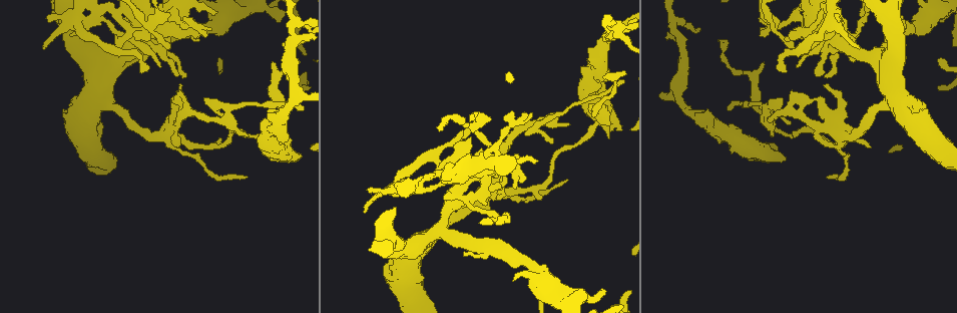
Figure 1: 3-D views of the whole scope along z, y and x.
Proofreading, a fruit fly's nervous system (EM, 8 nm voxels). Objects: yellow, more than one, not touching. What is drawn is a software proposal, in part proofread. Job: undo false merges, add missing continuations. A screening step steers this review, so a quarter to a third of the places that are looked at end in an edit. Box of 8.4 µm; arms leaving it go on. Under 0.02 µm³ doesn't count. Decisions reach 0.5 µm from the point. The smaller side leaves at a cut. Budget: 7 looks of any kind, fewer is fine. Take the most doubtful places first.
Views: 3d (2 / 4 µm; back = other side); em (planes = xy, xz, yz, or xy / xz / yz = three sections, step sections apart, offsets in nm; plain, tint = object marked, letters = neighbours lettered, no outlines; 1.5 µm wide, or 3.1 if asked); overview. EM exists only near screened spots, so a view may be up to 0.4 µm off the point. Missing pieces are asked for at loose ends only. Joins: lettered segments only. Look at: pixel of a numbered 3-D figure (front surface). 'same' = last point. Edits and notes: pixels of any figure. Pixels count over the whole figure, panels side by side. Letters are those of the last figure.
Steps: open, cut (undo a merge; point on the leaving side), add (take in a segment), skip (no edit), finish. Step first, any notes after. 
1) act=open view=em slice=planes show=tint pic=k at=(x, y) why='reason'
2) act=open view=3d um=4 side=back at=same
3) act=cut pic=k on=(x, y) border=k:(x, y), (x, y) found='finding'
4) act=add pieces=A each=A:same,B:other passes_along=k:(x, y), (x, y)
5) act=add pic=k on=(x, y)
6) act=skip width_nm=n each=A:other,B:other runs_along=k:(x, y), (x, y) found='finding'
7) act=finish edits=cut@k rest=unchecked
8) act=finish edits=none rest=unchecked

act=open view=3d um=4 pic=1 at=(614, 26) why='thick turns thin'

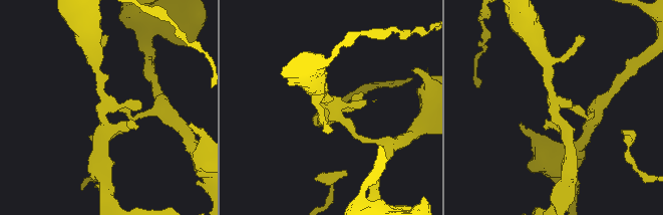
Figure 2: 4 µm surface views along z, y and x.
act=open view=em slice=planes show=plain pic=2 at=(104, 105) why='shape alone is not enough'

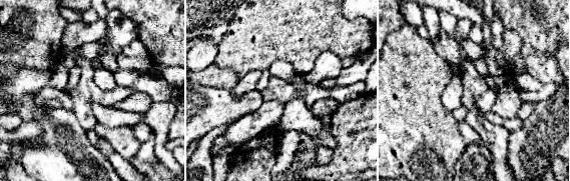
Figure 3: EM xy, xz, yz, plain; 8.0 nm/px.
act=open view=em slice=planes show=letters at=same why='what lies round it'

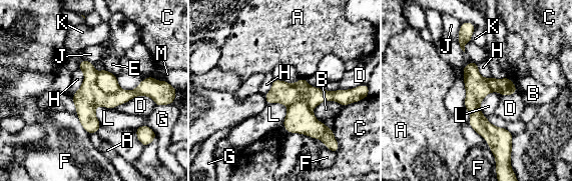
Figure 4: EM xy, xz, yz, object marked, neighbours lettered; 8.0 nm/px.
act=cut pic=4 on=(107, 82) each=A:other,B:other,C:other,D:other,E:other,F:other,G:other,H:other,J:other,K:other,L:other,M:other border=4:(96, 73), (104, 92), (120, 89) found='a second cell is stuck on'

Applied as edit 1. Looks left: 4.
act=open view=em slice=xy step=4 show=tint pic=1 at=(465, 125)

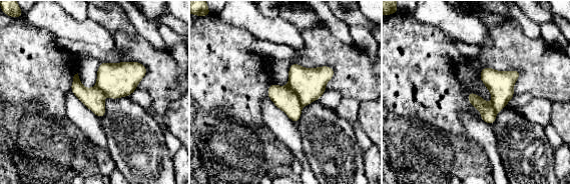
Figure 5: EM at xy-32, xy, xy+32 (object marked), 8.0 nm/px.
act=open view=em slice=planes show=tint at=same why='another direction'

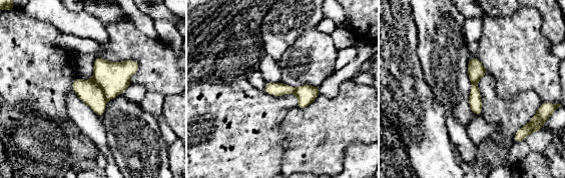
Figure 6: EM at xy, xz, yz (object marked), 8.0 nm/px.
act=open view=em slice=planes show=letters at=same why='see the neighbours'

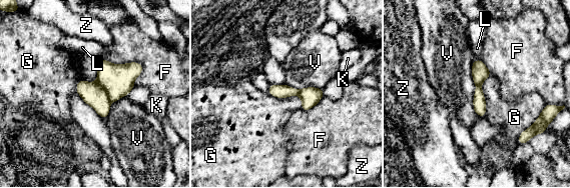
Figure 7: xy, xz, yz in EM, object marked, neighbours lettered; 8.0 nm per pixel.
act=skip width_nm=110 each=F:other,G:other,K:other,L:other,V:other,Z:other border=7:(491, 73), (482, 84), (486, 116) found='continuous, no second cell'

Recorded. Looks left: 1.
act=finish edits=cut@4 rest=unchecked

